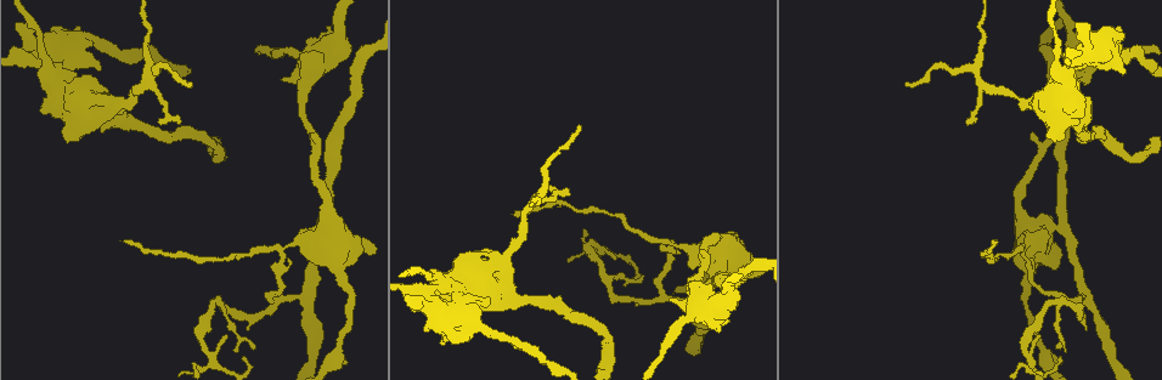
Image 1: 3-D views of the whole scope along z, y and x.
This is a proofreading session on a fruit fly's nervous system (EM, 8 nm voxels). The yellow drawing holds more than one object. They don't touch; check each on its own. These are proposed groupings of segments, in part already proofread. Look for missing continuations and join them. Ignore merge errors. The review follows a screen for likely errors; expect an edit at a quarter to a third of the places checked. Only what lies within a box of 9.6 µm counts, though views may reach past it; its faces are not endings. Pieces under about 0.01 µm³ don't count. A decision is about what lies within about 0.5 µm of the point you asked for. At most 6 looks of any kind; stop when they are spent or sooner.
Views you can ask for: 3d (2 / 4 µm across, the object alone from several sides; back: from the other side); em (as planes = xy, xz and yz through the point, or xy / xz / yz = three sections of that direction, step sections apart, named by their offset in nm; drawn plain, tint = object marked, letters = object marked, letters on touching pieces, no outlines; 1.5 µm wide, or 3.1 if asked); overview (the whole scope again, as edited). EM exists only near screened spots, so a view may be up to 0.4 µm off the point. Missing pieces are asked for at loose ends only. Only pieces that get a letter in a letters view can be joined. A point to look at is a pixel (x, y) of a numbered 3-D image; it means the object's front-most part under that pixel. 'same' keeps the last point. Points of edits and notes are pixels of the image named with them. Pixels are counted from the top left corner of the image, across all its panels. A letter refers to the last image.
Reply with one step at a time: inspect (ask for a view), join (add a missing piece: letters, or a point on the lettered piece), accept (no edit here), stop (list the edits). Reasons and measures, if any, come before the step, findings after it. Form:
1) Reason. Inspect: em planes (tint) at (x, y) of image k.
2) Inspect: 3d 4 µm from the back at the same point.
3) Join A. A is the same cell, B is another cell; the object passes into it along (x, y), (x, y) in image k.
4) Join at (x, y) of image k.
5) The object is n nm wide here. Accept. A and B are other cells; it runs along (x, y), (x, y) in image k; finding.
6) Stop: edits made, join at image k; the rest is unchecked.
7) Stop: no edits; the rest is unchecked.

Free end. Inspect: em yz step 8 (tint) at (717, 331) of image 1.

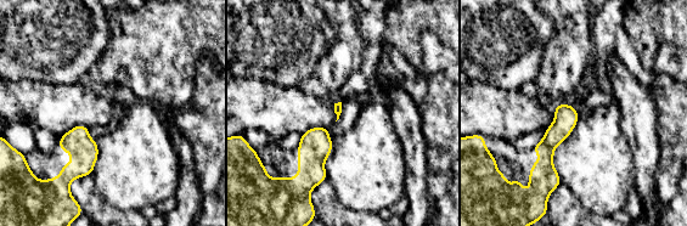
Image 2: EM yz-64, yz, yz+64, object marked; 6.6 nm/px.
Cut it another way. Inspect: em planes (letters) at the same point.

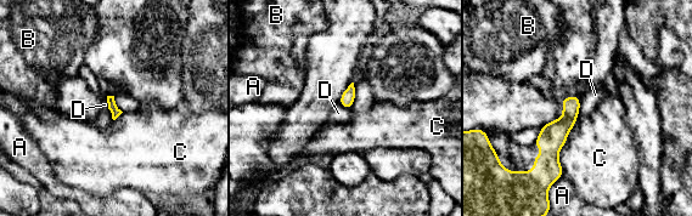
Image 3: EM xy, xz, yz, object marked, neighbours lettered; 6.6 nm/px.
Accept. A, B, C and D are other cells; it runs along (575, 98), (551, 138), (553, 175) in image 3; no lettered piece goes on from it.

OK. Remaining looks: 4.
Free end. Inspect: em xy step 4 (letters) at (1032, 133) of image 1.

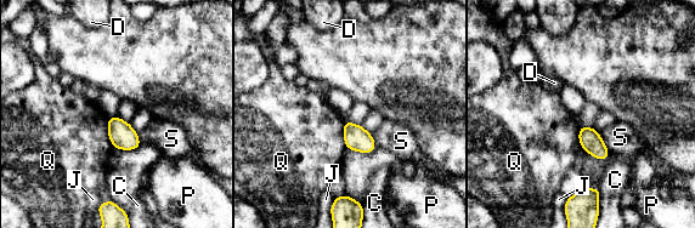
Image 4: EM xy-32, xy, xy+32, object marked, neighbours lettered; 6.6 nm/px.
Inspect: em yz step 8 (letters) at the same point.

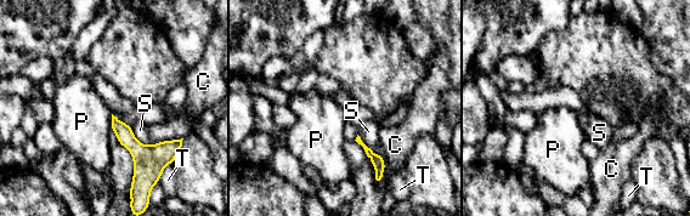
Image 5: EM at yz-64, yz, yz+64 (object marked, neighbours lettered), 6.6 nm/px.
Accept. C, P, S and T are other cells; a border runs along (371, 149), (384, 160), (379, 181) in image 5; none of them fits.

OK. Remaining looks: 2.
Thin end. Inspect: em xy step 4 (tint) at (966, 125) of image 1.

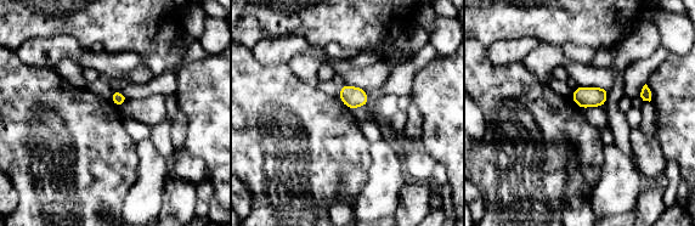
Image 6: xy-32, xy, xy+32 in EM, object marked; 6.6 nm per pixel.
Cut it another way. Inspect: em planes (letters) at the same point.

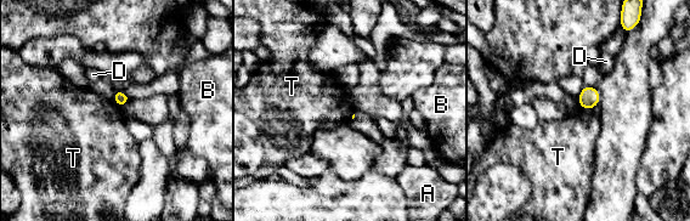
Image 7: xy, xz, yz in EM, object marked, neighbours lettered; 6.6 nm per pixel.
Accept. A, B, D and T are other cells; a border runs along (580, 105), (589, 111) in image 7; none of them fits.

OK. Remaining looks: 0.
Stop: no edits; the rest is unchecked.

